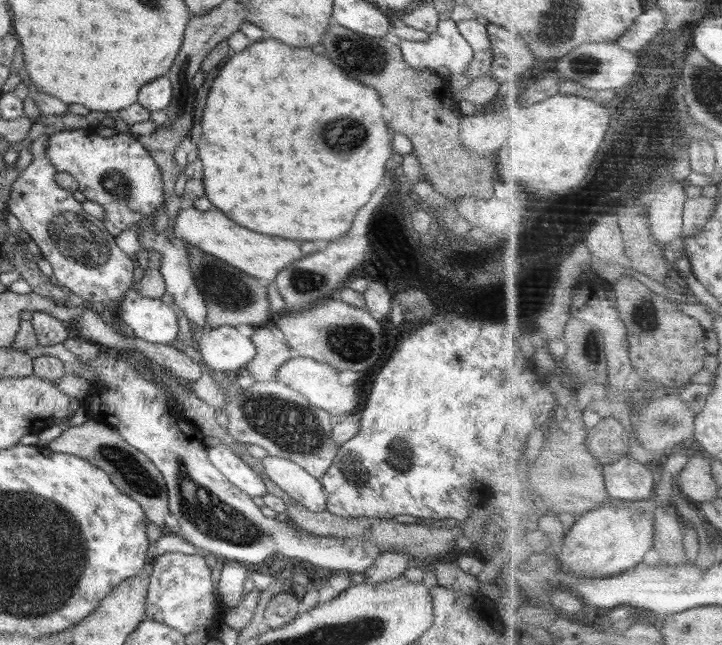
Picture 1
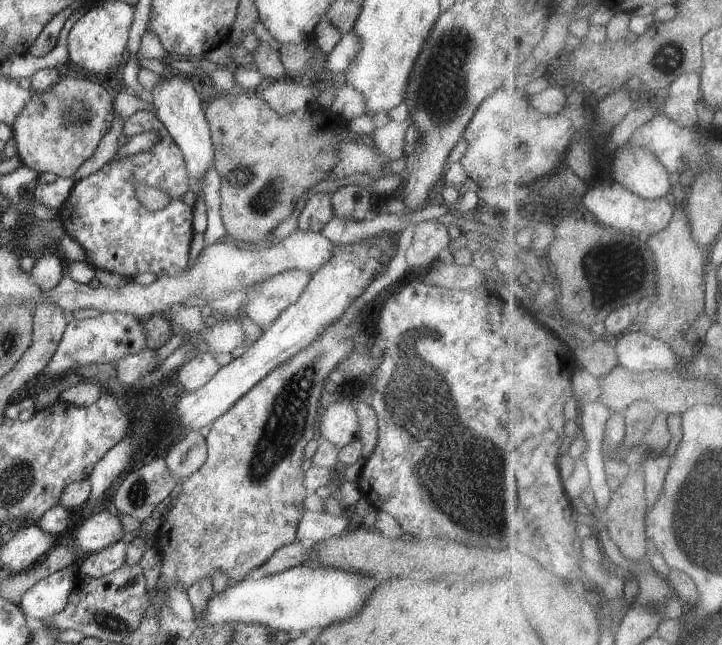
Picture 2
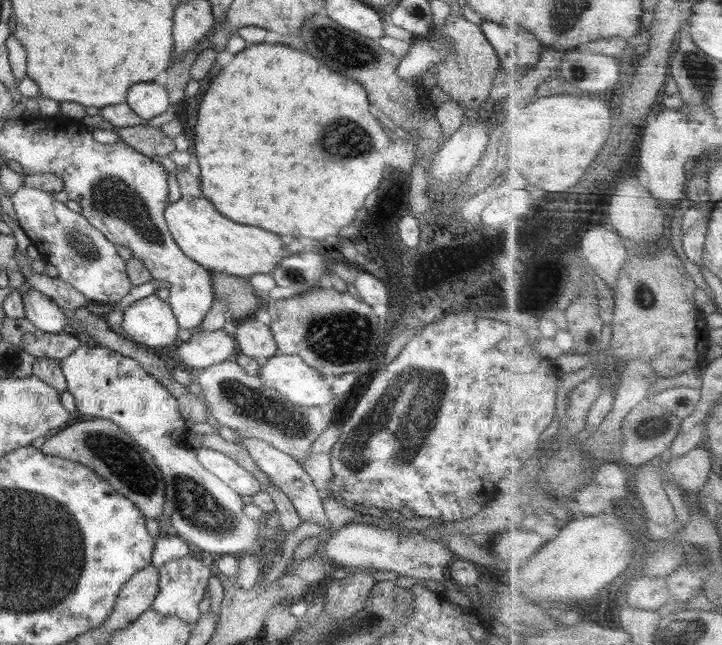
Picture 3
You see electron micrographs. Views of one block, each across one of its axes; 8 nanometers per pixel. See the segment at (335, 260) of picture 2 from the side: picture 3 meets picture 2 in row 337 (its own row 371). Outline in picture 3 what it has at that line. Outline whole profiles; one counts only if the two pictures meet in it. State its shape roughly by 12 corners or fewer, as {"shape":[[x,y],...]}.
{"shape":[[276,354],[260,380],[297,406],[334,406],[322,373]]}

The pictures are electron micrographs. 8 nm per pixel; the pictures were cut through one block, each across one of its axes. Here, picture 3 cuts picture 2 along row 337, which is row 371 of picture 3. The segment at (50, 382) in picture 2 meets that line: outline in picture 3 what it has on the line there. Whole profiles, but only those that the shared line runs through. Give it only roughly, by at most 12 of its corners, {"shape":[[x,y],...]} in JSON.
{"shape":[[85,342],[60,360],[83,417],[155,461],[177,537],[260,550],[236,491],[205,470],[176,398],[138,361]]}

